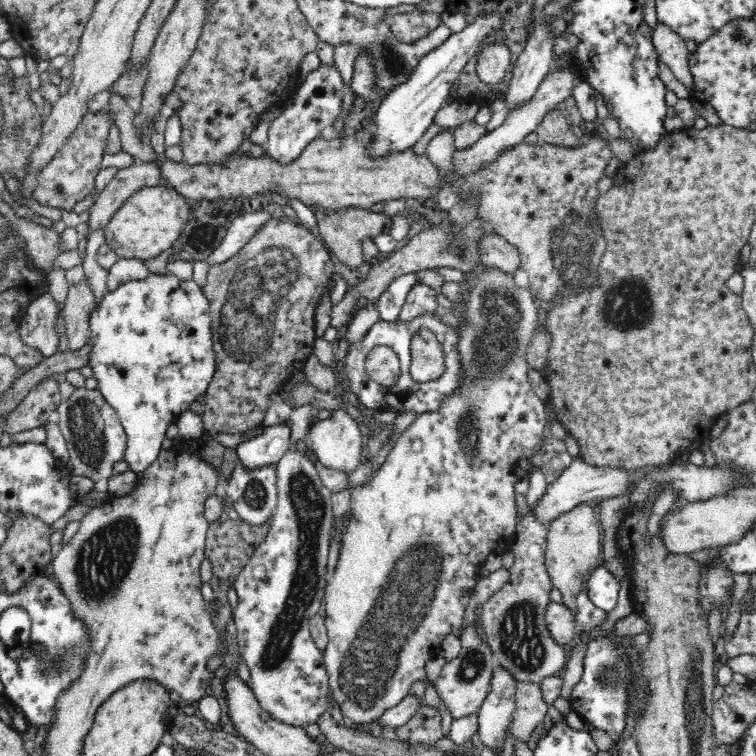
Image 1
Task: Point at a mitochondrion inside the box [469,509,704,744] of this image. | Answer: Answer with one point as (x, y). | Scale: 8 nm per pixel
(522, 643)

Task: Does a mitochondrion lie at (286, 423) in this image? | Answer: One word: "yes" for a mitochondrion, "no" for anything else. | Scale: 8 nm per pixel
no

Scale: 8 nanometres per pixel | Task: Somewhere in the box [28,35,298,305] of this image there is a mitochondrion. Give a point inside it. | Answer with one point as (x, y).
(202, 238)

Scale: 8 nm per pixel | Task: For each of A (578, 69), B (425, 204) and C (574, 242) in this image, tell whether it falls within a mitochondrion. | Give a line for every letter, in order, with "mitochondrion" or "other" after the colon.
A: other
B: other
C: mitochondrion

